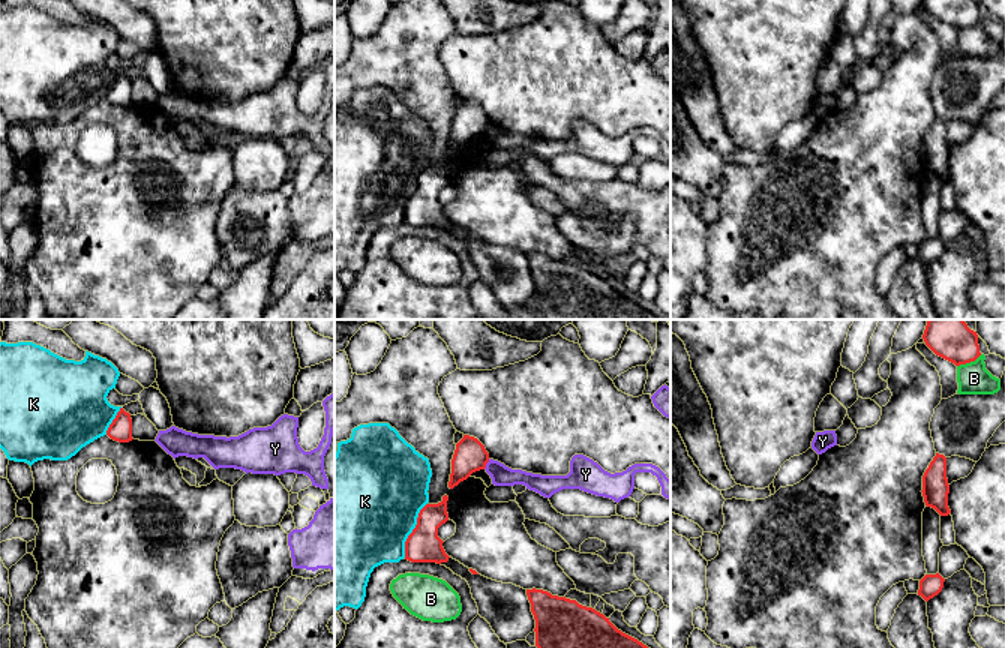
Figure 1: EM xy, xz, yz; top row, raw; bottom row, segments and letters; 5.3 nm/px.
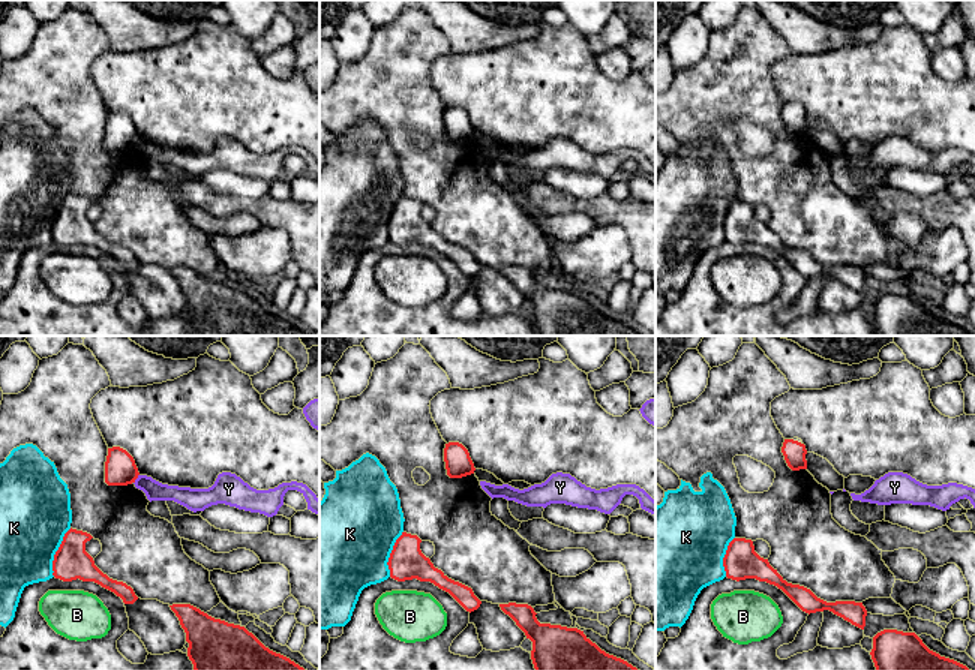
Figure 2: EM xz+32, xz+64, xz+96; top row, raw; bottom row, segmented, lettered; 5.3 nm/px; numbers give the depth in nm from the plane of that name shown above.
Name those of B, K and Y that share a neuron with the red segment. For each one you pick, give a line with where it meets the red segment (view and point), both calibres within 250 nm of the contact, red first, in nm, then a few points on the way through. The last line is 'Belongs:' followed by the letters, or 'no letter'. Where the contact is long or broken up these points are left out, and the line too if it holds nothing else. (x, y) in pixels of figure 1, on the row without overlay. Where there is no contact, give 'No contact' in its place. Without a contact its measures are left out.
Belongs: no letter

